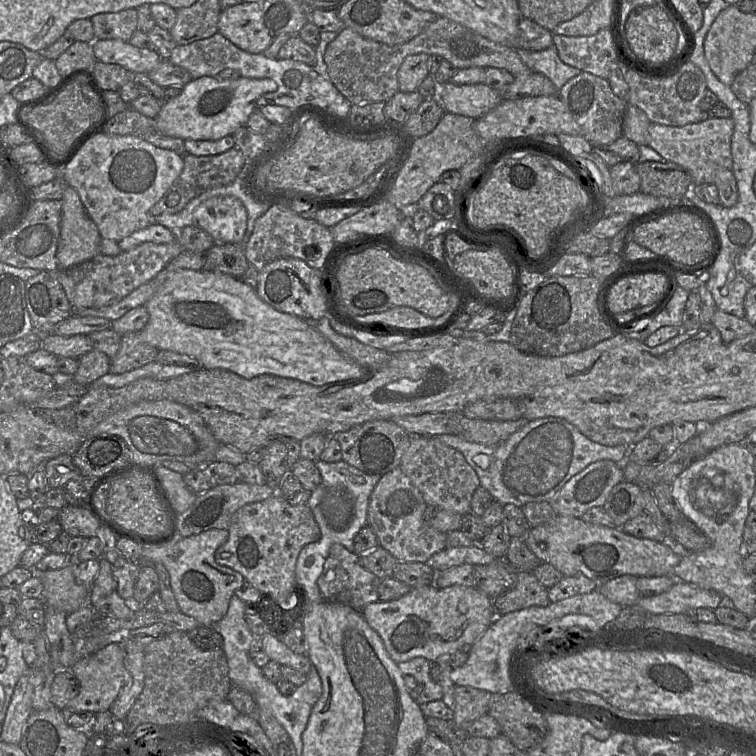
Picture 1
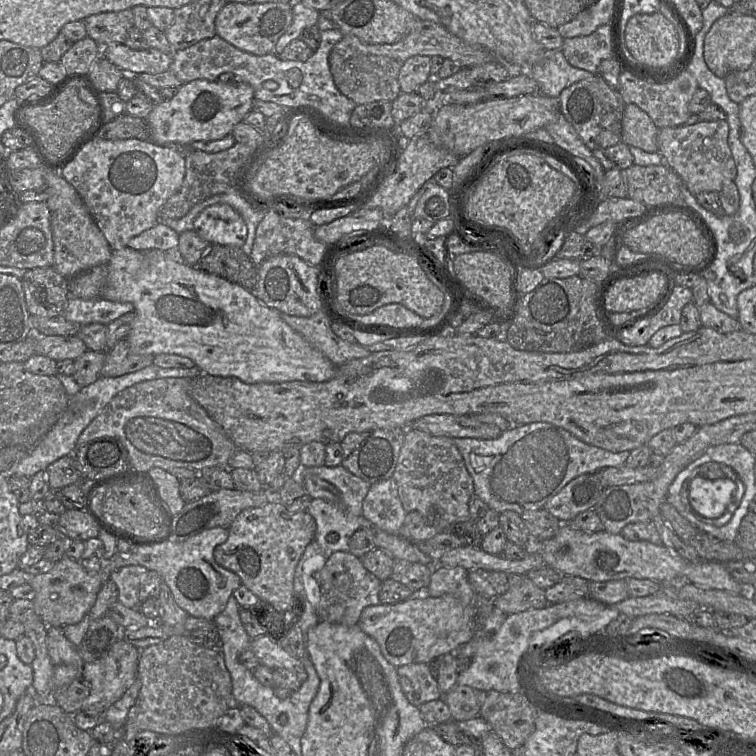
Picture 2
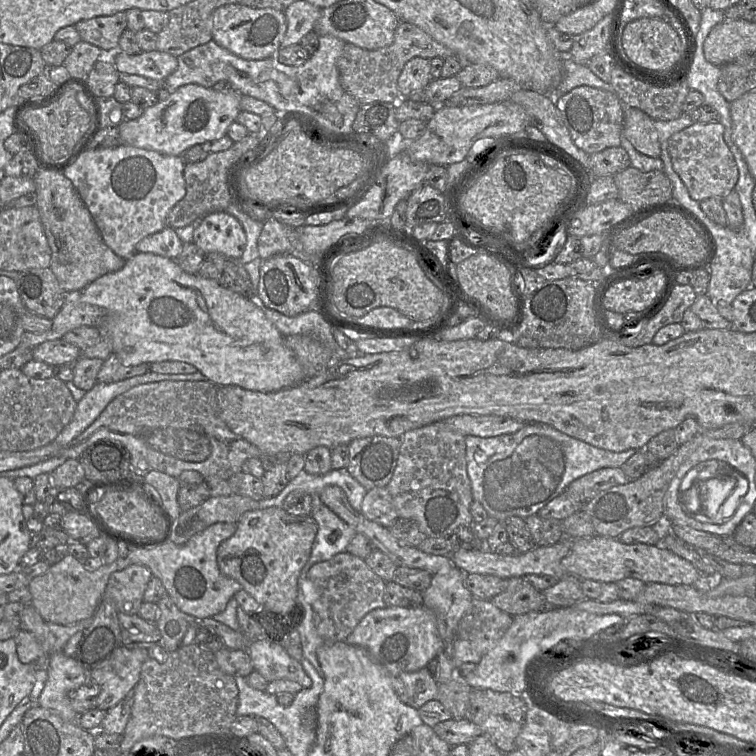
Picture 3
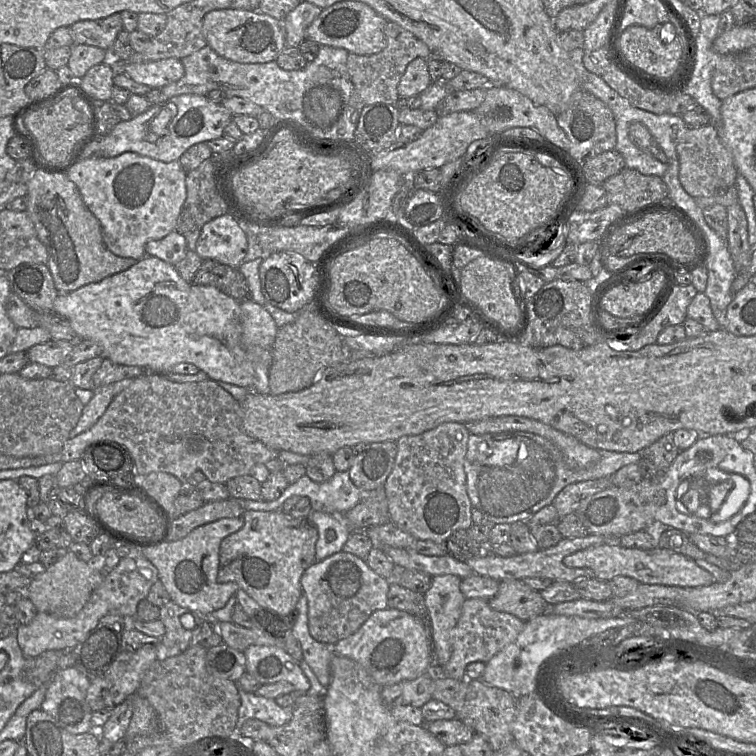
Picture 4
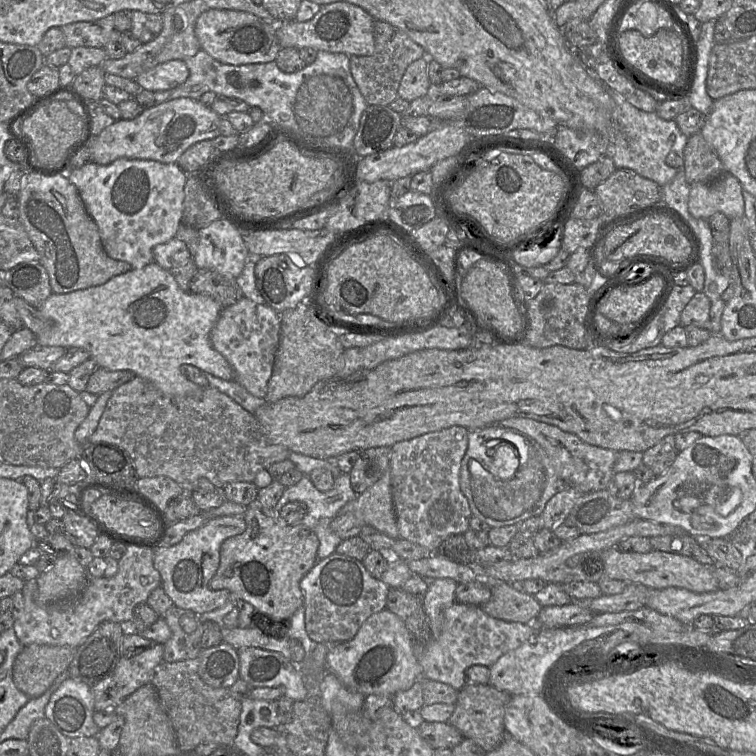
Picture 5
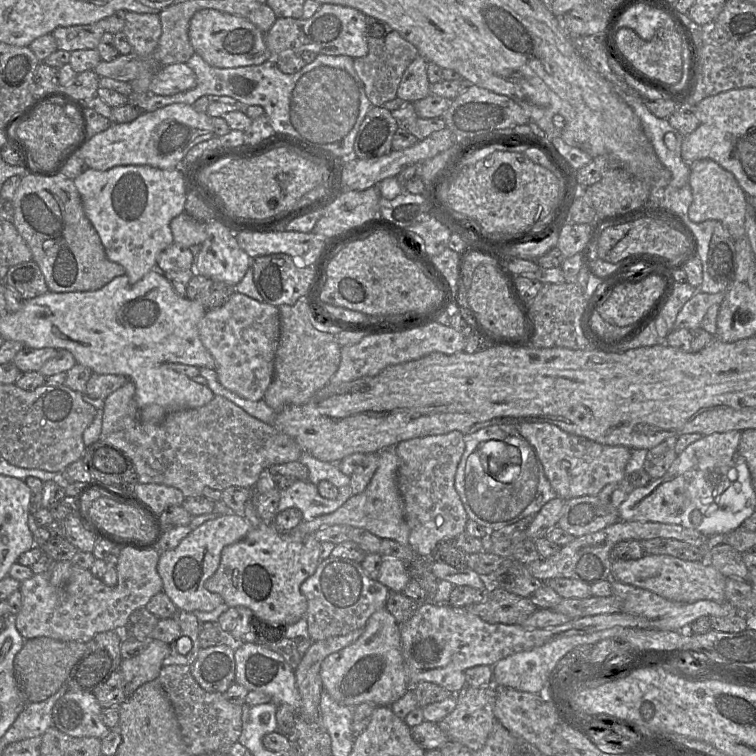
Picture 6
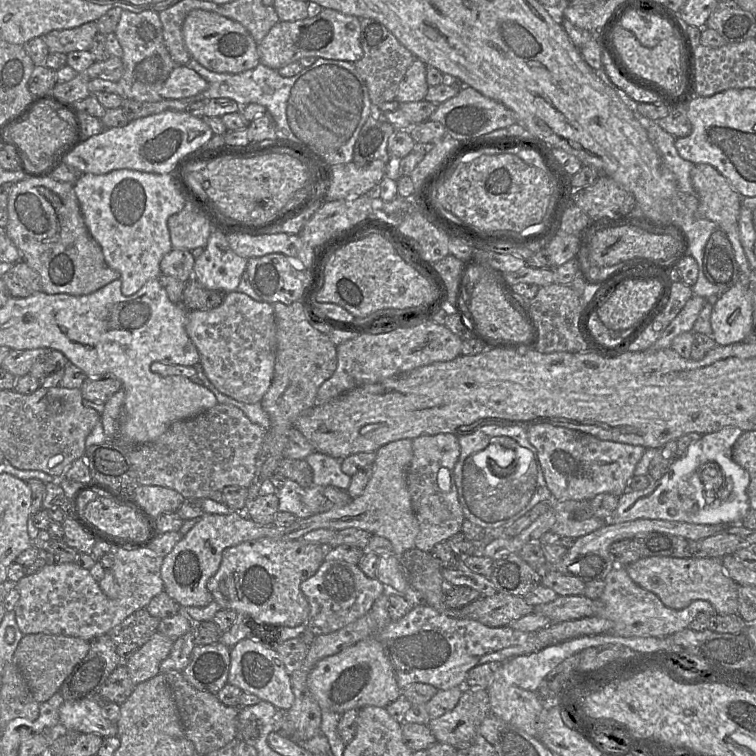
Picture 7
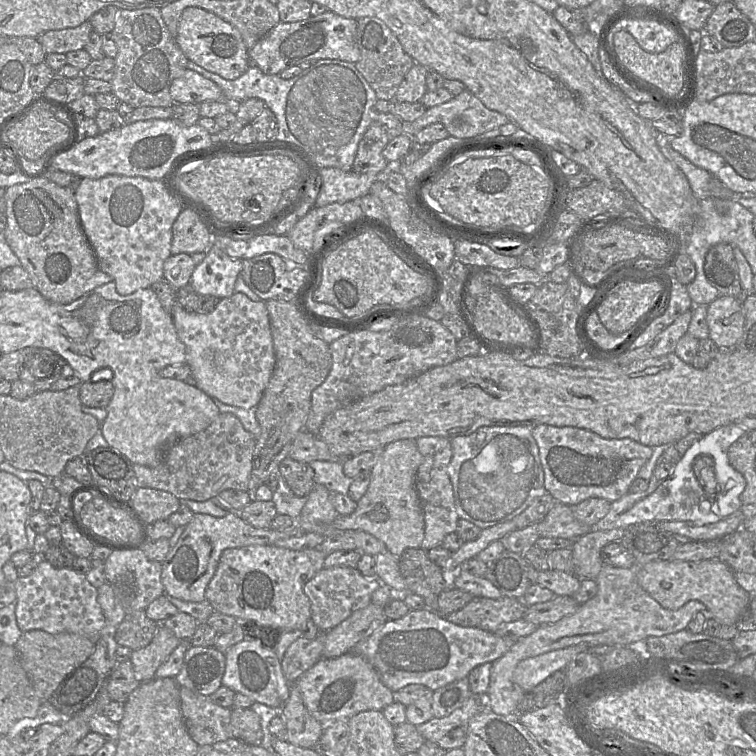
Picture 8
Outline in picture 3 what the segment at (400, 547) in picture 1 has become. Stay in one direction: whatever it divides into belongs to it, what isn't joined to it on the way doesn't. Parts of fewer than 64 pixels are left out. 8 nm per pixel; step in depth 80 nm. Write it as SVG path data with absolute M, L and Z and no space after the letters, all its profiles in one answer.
M375 487L367 491L360 512L369 520L383 527L390 527L398 518L387 487Z

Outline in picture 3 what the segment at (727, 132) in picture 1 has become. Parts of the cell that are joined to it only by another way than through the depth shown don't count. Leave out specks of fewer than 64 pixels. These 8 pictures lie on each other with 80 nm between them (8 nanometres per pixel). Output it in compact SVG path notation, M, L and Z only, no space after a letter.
M721 122L700 123L684 128L668 140L668 152L674 171L685 184L692 199L700 202L710 197L724 198L738 181L738 168L724 140Z

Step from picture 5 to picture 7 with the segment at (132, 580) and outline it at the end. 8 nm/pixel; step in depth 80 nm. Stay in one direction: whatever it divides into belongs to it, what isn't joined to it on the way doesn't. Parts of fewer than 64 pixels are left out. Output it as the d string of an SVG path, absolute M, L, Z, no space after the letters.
M150 548L115 549L111 571L119 585L119 596L108 598L90 571L76 563L46 564L38 572L25 575L16 583L20 598L14 613L23 635L53 634L91 641L97 636L112 634L135 611L146 608L151 599L164 591L160 557Z

